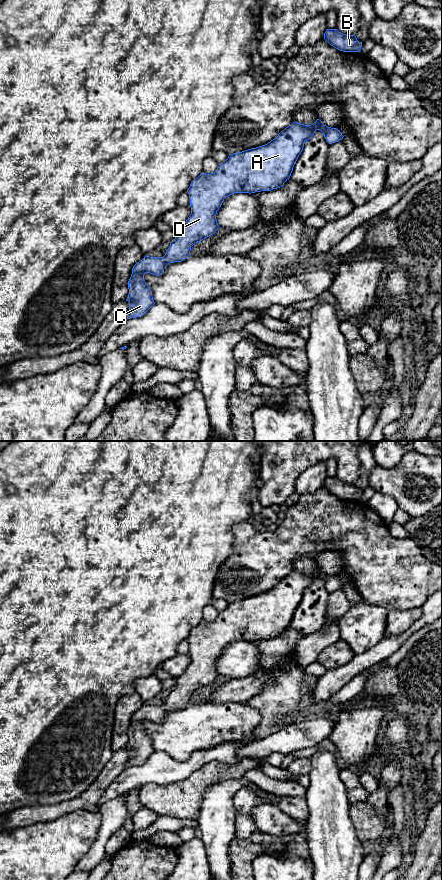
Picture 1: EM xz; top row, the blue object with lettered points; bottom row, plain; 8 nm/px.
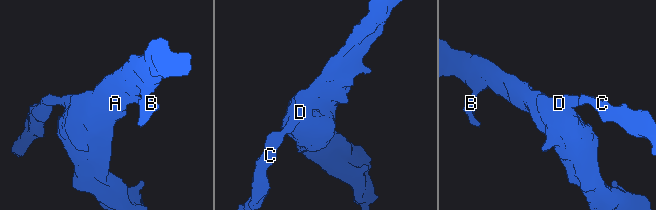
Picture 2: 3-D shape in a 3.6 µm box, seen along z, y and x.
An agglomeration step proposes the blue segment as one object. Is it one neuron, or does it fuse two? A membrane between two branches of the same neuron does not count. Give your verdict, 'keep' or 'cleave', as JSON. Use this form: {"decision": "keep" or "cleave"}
{"decision": "keep"}

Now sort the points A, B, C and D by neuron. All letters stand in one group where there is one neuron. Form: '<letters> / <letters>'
A B C D

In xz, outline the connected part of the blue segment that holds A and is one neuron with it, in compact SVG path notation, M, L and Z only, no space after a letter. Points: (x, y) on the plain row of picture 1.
M317 567L311 573L304 573L295 569L267 592L229 602L228 606L219 612L215 620L210 622L203 620L194 627L187 638L190 646L191 662L186 670L176 678L176 685L170 691L165 703L159 706L145 704L132 716L132 722L128 729L129 742L126 747L130 752L127 767L144 763L155 752L152 739L144 728L144 722L162 723L168 712L183 709L189 704L191 695L195 691L213 683L220 675L216 668L216 662L226 645L234 641L251 642L271 639L283 634L291 624L293 615L303 598L304 591L312 586L316 578L320 578L324 582L329 592L338 590L344 585L337 576L324 573L320 567Z

